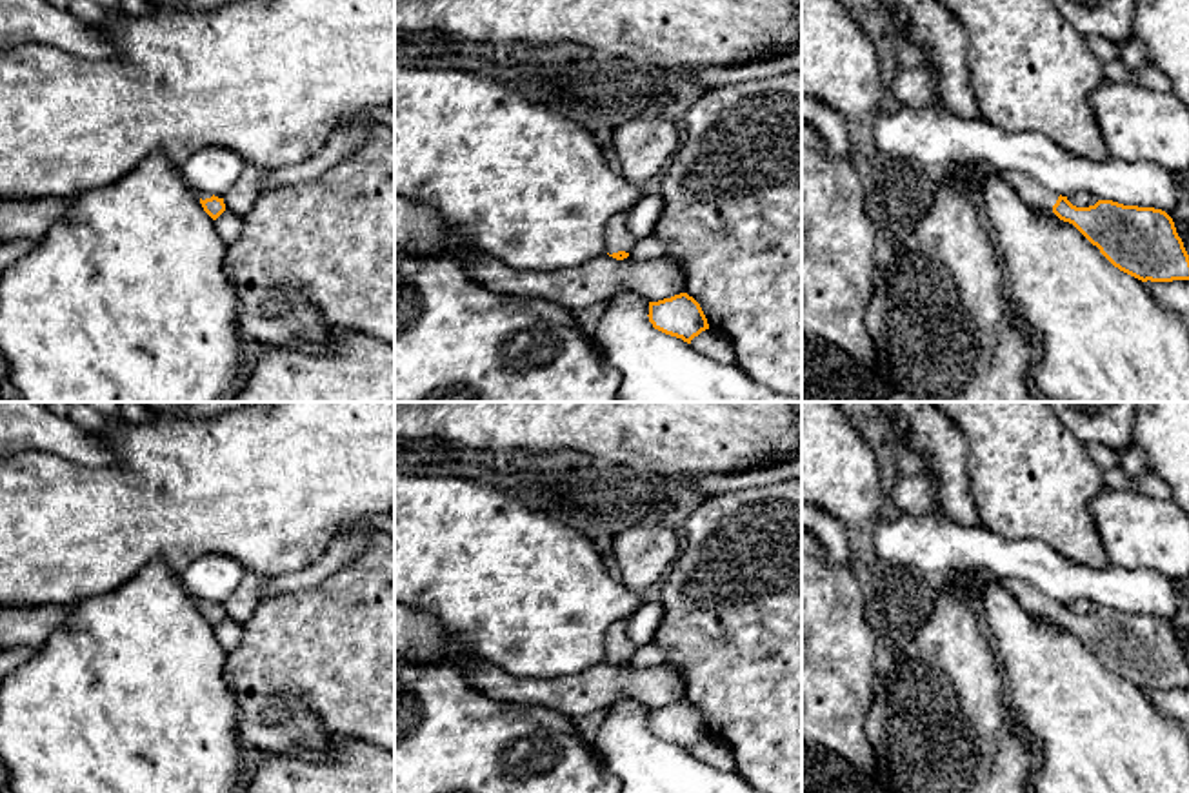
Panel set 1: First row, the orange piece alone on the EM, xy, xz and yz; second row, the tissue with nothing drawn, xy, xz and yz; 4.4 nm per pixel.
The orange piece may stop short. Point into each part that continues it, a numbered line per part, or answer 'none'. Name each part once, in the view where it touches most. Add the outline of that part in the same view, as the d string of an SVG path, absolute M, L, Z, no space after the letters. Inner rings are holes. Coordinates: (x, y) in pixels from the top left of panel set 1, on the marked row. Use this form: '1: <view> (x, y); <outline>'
1: xz (617, 237); M625 215L614 216L605 229L605 251L609 255L625 251L631 253L634 236L627 231Z

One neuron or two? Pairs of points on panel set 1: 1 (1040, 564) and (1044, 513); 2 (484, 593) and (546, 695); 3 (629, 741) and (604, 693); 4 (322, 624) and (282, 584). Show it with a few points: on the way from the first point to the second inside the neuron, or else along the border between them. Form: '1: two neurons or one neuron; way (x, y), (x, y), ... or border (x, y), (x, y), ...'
1: two neurons; border (1000, 535), (1040, 541), (1080, 564)
2: two neurons; border (493, 666), (528, 677), (577, 673)
3: two neurons; border (649, 708), (629, 695), (620, 695), (606, 710)
4: two neurons; border (331, 575), (311, 586), (264, 599)

